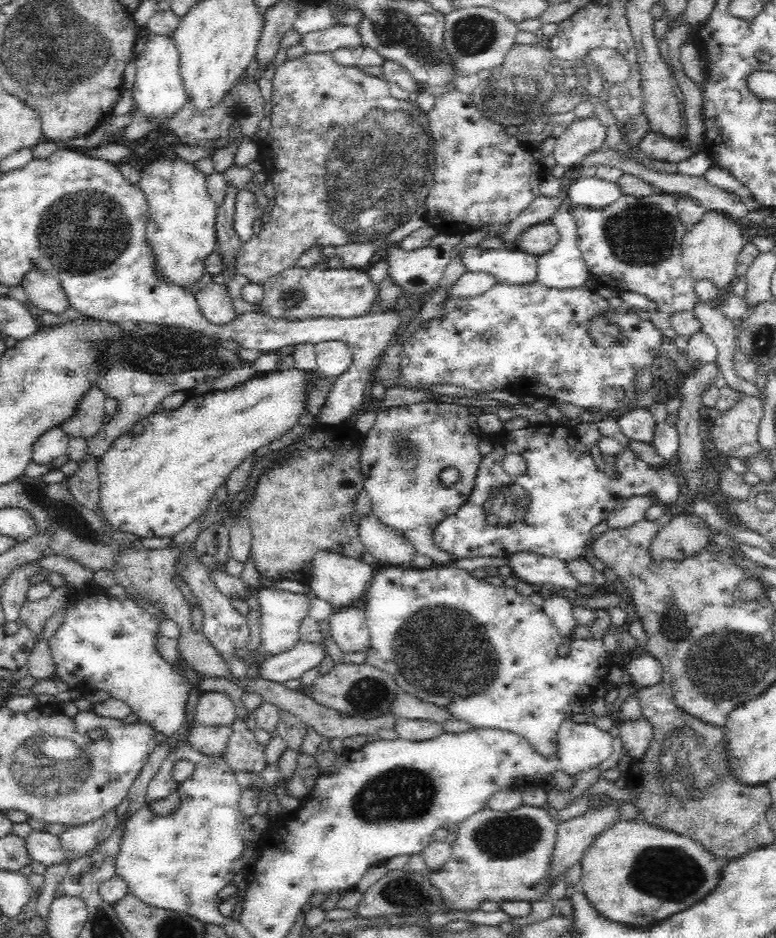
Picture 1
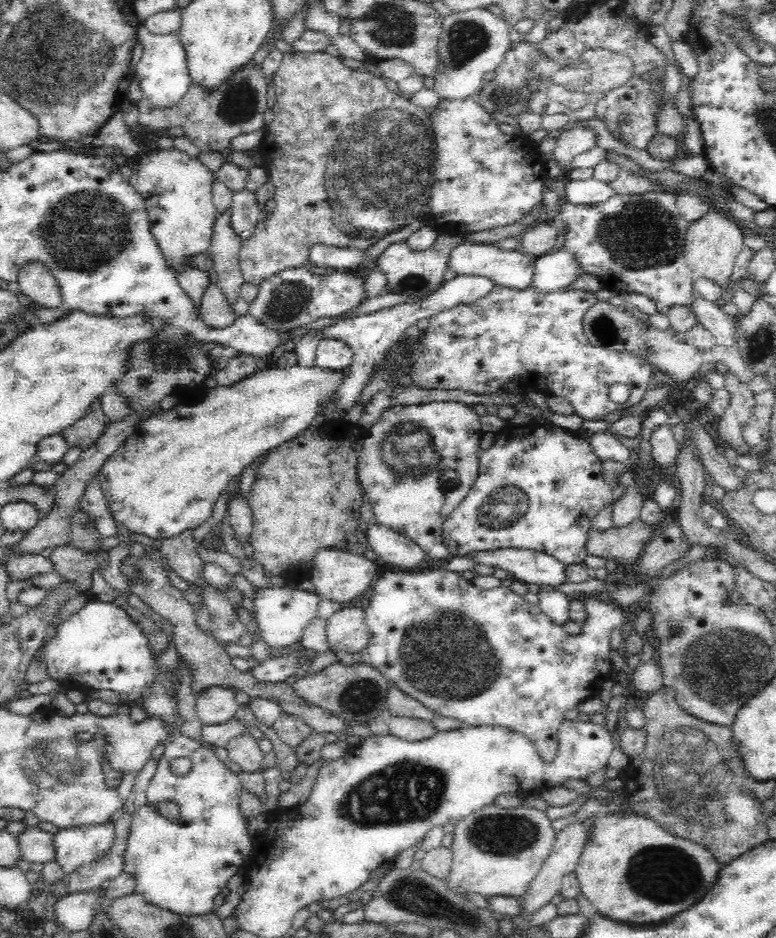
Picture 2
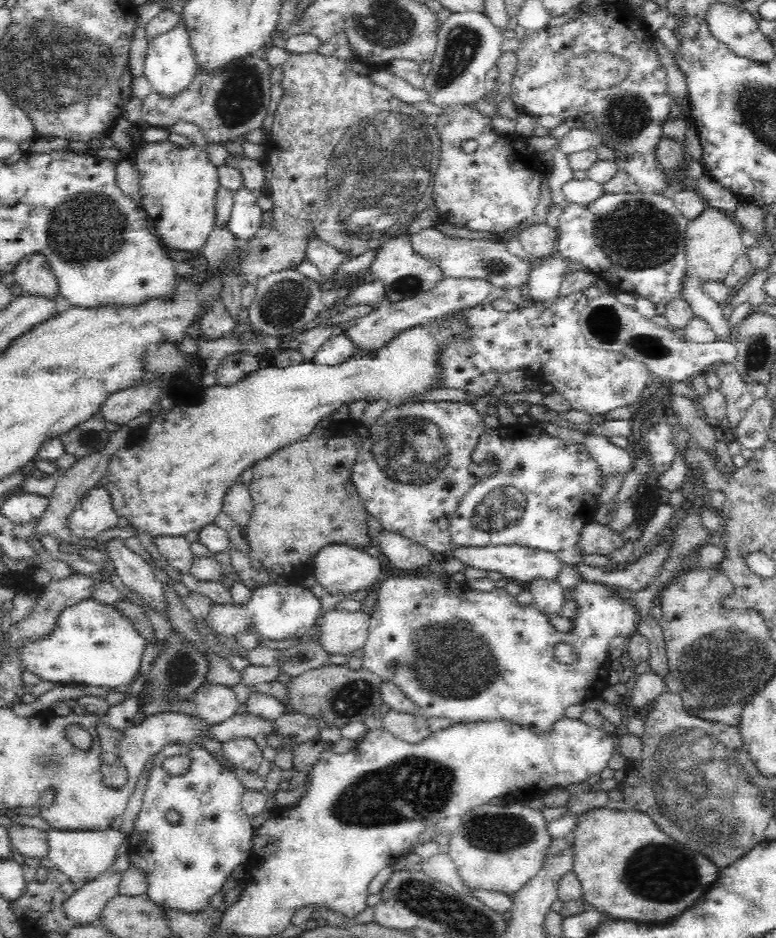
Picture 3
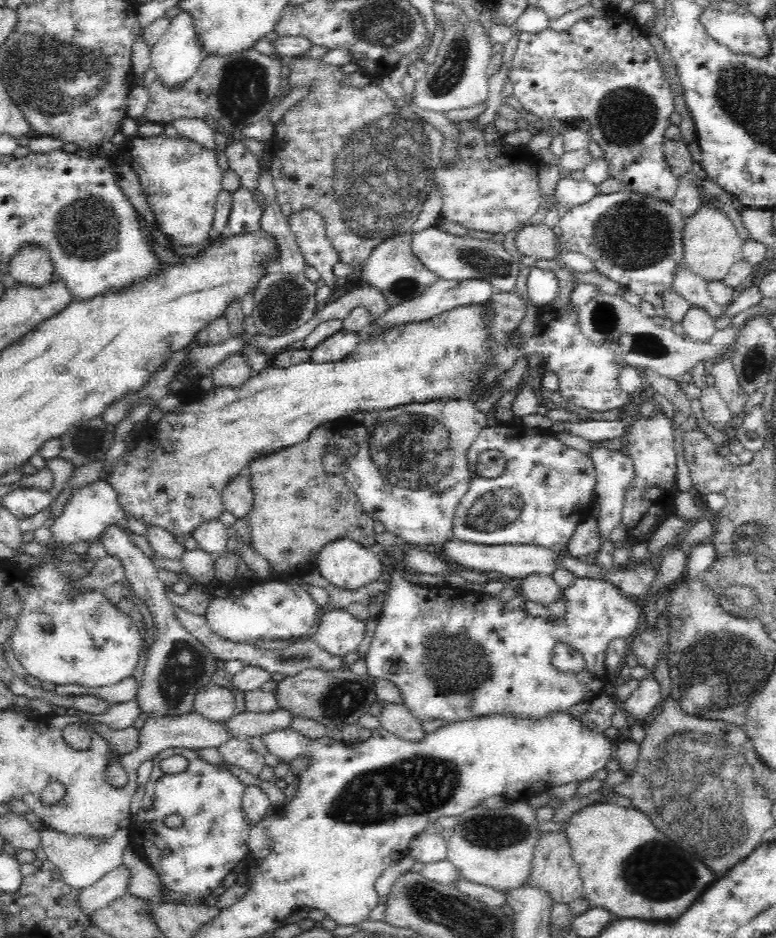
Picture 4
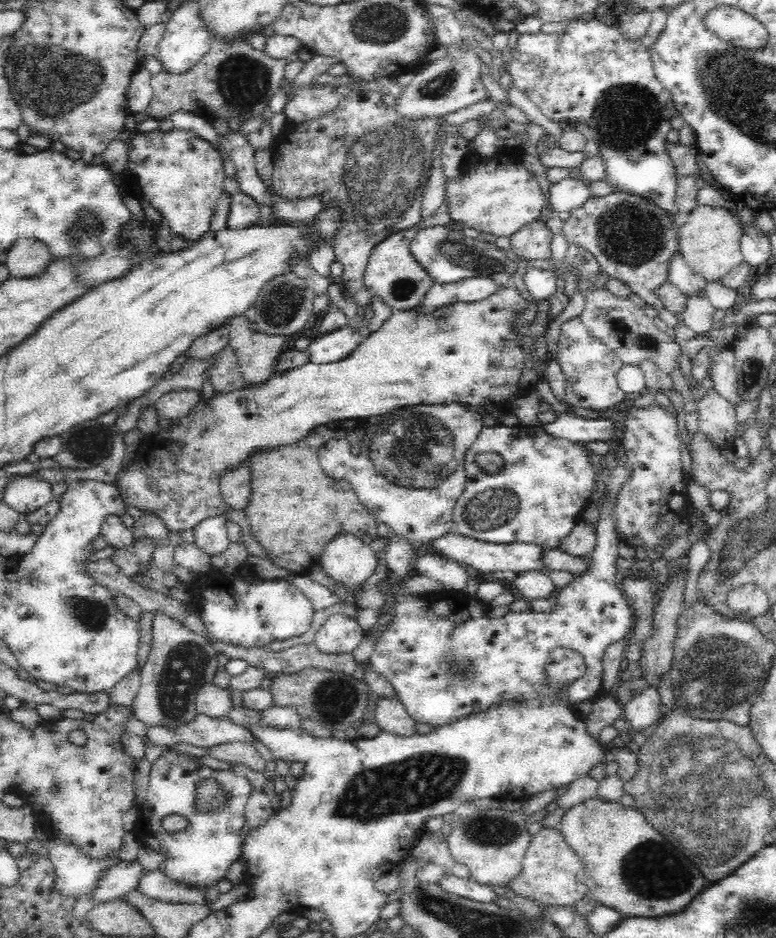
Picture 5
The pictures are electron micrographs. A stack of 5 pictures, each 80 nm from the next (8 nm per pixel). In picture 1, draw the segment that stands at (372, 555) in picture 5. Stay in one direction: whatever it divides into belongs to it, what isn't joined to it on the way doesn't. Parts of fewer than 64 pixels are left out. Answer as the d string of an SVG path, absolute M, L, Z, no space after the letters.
M320 550L313 558L309 585L314 596L327 600L336 609L342 609L366 593L373 576L372 564L366 563L363 559L348 558L343 554Z

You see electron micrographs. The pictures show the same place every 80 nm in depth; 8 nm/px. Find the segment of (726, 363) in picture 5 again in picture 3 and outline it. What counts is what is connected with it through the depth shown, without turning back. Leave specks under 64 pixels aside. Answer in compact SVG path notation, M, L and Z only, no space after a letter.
M732 363L720 364L714 369L720 379L718 390L724 395L727 404L727 418L721 429L730 429L734 438L736 424L744 418L748 407L753 403L753 393L750 387L740 379Z

